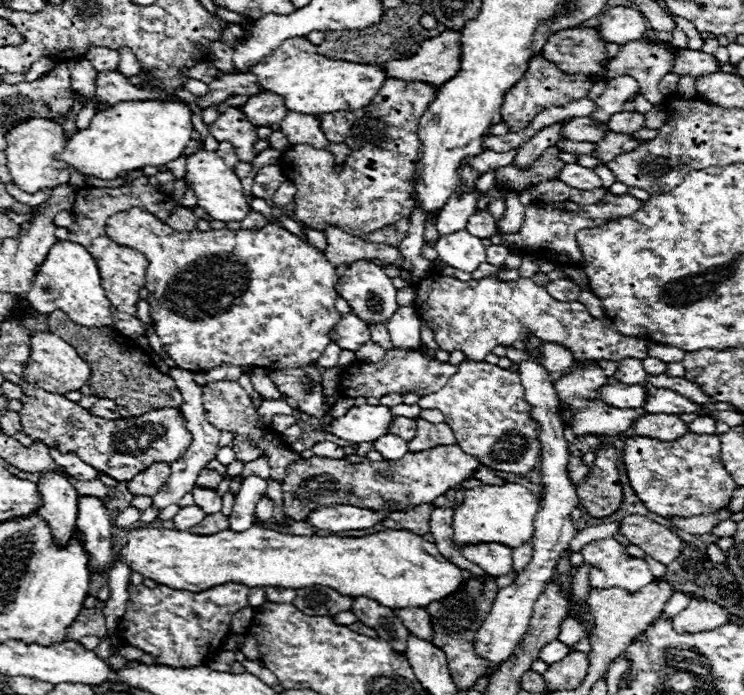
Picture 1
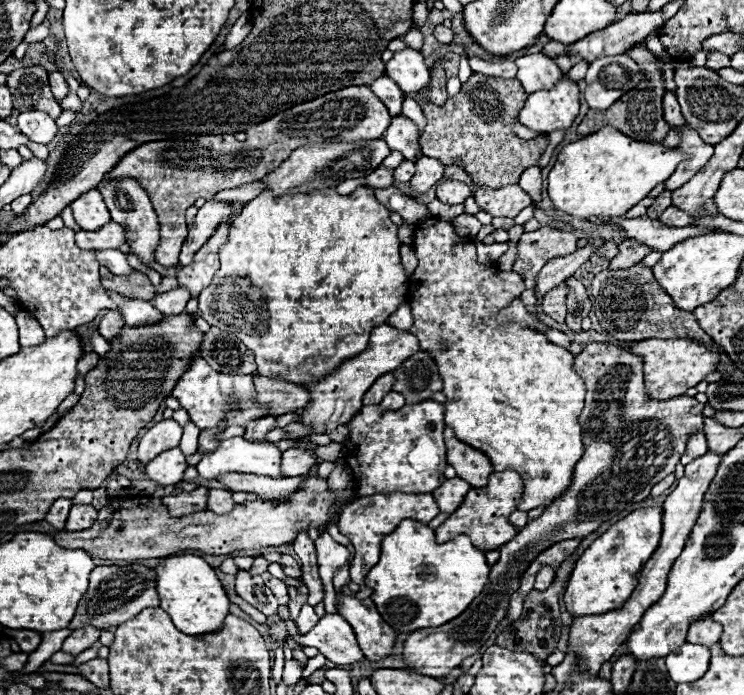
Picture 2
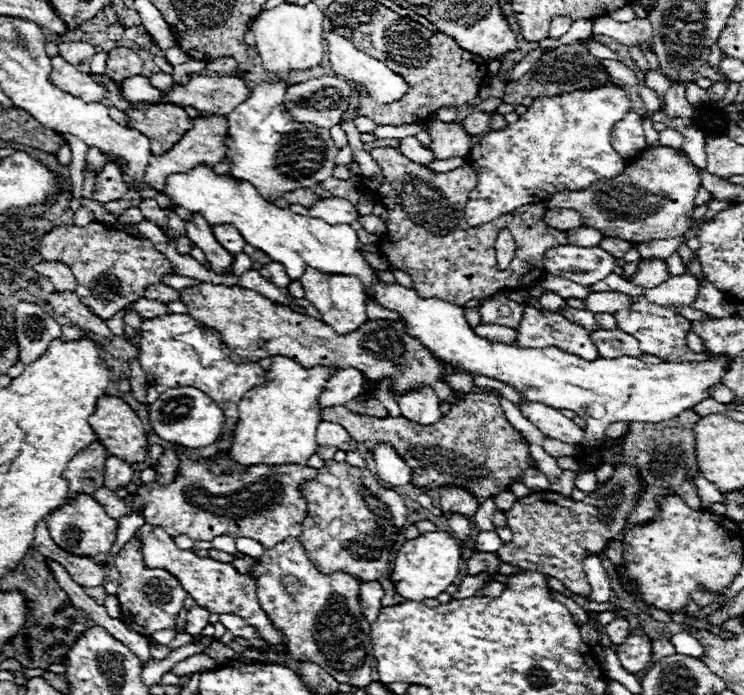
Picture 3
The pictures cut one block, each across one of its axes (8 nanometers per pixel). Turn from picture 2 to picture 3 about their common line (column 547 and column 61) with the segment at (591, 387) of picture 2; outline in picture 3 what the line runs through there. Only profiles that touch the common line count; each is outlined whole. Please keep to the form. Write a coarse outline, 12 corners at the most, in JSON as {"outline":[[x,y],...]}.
{"outline":[[88,494],[46,518],[52,540],[104,564],[118,522]]}

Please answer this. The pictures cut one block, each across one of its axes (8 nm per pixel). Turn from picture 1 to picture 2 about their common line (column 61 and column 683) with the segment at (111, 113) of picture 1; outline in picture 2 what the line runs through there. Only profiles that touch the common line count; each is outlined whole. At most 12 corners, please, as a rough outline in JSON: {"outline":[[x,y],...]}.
{"outline":[[606,126],[560,150],[556,210],[624,216],[686,158]]}

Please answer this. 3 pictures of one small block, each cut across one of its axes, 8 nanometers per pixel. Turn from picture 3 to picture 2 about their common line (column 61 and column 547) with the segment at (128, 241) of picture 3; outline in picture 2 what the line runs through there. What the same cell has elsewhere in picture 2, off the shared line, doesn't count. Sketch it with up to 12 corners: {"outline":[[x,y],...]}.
{"outline":[[524,232],[514,272],[533,288],[544,264],[576,250],[572,232]]}

